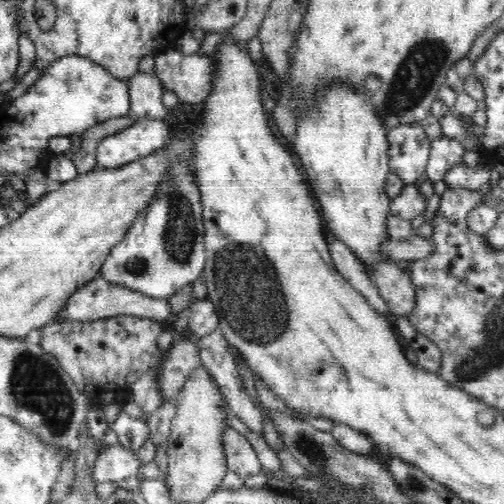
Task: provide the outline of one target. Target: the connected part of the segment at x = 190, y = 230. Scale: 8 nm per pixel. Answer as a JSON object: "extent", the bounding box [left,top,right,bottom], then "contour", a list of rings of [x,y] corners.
{"extent":[98,160,207,299],"contour":[[[172,160],[168,171],[171,174],[161,183],[157,196],[140,212],[126,236],[111,248],[98,274],[114,286],[136,289],[154,299],[169,299],[184,285],[200,278],[207,261],[203,208],[196,178],[183,160]]]}

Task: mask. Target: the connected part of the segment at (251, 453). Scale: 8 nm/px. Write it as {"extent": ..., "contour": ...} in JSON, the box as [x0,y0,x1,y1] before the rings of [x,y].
{"extent":[222,425,264,479],"contour":[[[227,425],[222,442],[224,453],[226,453],[227,470],[237,472],[244,479],[250,475],[264,472],[257,452],[243,434]]]}

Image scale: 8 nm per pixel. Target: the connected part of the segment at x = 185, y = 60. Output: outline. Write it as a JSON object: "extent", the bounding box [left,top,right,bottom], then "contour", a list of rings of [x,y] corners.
{"extent":[152,48,213,104],"contour":[[[175,48],[161,53],[155,58],[152,72],[163,85],[165,92],[176,93],[179,104],[204,103],[213,92],[213,56],[183,54]]]}

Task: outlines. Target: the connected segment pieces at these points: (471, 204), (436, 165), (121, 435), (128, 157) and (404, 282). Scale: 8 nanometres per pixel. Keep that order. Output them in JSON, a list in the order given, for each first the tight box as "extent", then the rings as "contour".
[{"extent":[439,188,484,221],"contour":[[[441,188],[441,201],[439,208],[444,217],[450,221],[465,221],[465,218],[483,203],[484,196],[478,190],[465,190],[464,188]]]},{"extent":[425,136,471,187],"contour":[[[446,136],[431,141],[430,158],[425,170],[428,179],[441,187],[448,170],[455,164],[462,163],[462,155],[466,150],[471,150],[471,148]]]},{"extent":[111,410,149,454],"contour":[[[123,410],[116,416],[111,428],[117,434],[117,443],[134,454],[138,453],[149,438],[148,425]]]},{"extent":[96,118,170,168],"contour":[[[139,118],[136,124],[99,140],[96,166],[112,168],[143,159],[164,146],[170,129],[163,119]]]},{"extent":[371,259,416,320],"contour":[[[384,259],[371,268],[372,283],[377,286],[380,296],[388,304],[394,319],[407,316],[410,320],[415,305],[416,291],[411,278],[404,274],[397,262]]]}]

